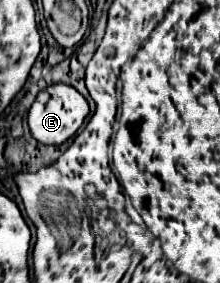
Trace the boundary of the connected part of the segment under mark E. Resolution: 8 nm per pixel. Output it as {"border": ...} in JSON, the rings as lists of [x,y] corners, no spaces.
{"border":[[[51,84],[35,96],[35,100],[29,108],[27,122],[29,122],[31,136],[37,142],[41,142],[41,144],[63,144],[65,140],[69,140],[81,128],[87,114],[89,114],[89,104],[73,86]]]}

